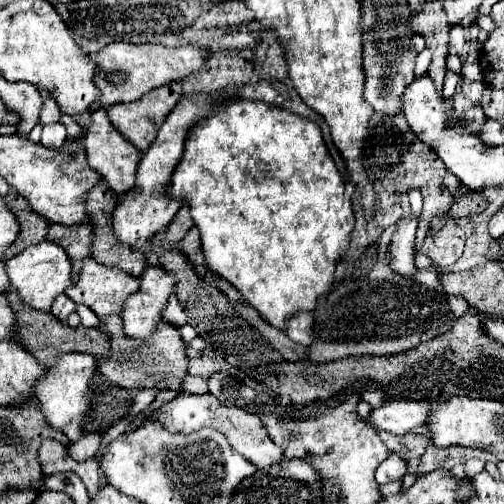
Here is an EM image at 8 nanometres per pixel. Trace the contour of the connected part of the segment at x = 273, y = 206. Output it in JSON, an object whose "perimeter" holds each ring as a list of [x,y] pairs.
{"perimeter":[[[235,99],[233,103],[227,103],[225,107],[215,109],[209,115],[209,119],[203,117],[189,131],[189,137],[185,141],[185,155],[173,173],[173,179],[169,185],[169,195],[173,199],[181,199],[181,201],[189,203],[191,217],[201,233],[201,243],[203,243],[203,253],[205,253],[207,265],[217,275],[221,275],[225,281],[229,281],[241,293],[243,303],[257,309],[261,319],[265,319],[269,325],[283,331],[289,315],[295,315],[297,311],[313,311],[313,307],[317,307],[319,297],[333,291],[335,267],[341,261],[343,253],[349,249],[355,217],[353,217],[353,209],[351,209],[351,199],[345,197],[345,181],[339,175],[337,167],[333,165],[333,159],[325,147],[321,129],[313,121],[303,119],[287,109],[273,107],[273,105],[267,105],[261,101],[249,101],[249,99]]]}

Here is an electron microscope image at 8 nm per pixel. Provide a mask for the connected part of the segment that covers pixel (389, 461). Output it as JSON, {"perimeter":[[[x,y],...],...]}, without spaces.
{"perimeter":[[[389,455],[377,469],[377,483],[385,485],[389,481],[395,481],[405,475],[405,469],[407,469],[407,463],[399,455]]]}

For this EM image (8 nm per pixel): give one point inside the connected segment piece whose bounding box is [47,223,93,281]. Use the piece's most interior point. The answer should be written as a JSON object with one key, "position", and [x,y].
{"position":[77,240]}

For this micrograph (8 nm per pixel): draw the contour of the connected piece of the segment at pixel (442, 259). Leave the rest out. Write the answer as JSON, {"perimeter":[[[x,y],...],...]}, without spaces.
{"perimeter":[[[447,219],[447,223],[437,233],[439,237],[431,237],[431,235],[423,237],[417,243],[417,251],[425,253],[437,269],[443,269],[453,265],[461,257],[465,245],[465,233],[461,227],[457,227],[453,219]]]}

